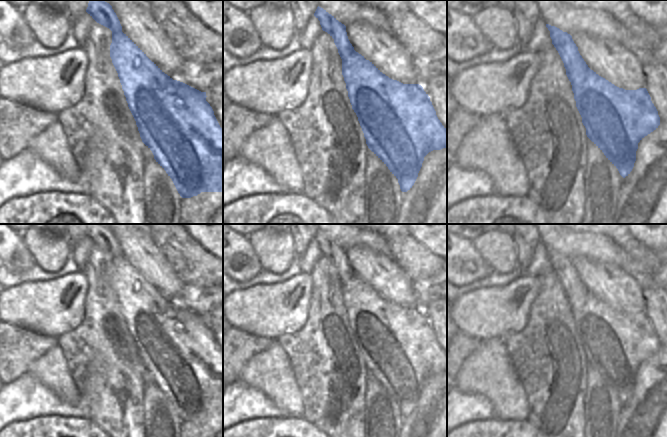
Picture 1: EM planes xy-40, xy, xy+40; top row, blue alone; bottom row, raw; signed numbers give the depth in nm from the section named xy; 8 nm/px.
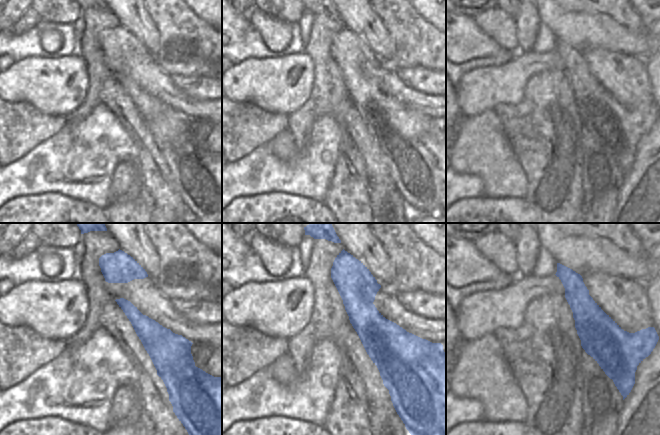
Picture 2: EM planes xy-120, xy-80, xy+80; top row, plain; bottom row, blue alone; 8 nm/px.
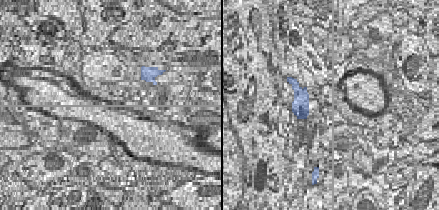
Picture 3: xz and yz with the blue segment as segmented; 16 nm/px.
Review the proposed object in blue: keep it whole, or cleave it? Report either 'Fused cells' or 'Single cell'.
Fused cells.

